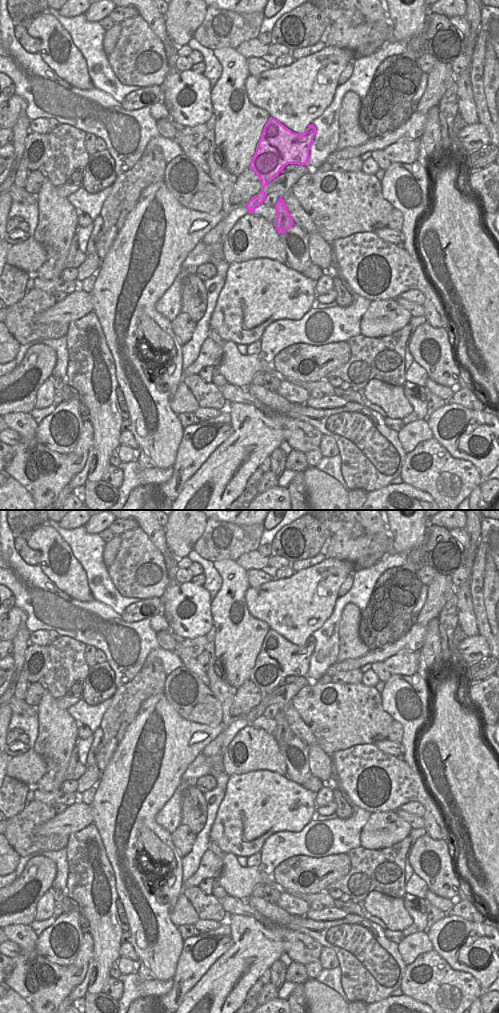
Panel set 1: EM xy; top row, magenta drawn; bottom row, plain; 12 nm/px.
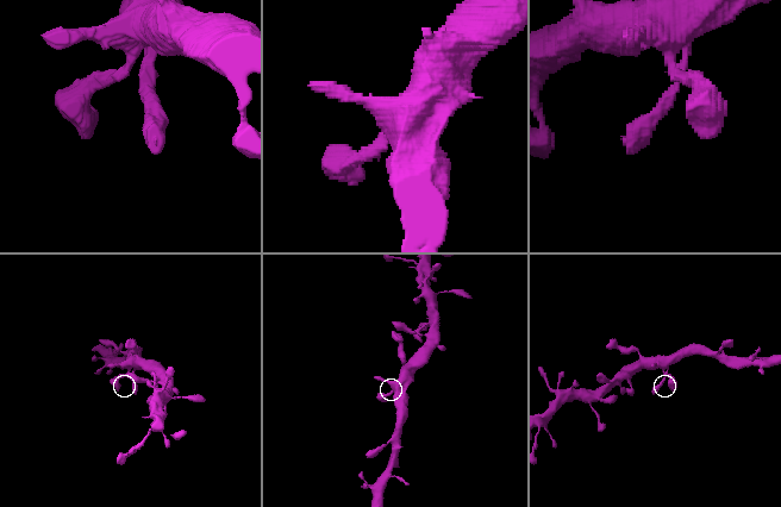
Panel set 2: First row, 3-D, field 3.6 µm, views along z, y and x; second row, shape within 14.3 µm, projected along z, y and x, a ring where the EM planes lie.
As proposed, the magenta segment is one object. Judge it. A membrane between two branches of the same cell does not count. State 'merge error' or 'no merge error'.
no merge error

